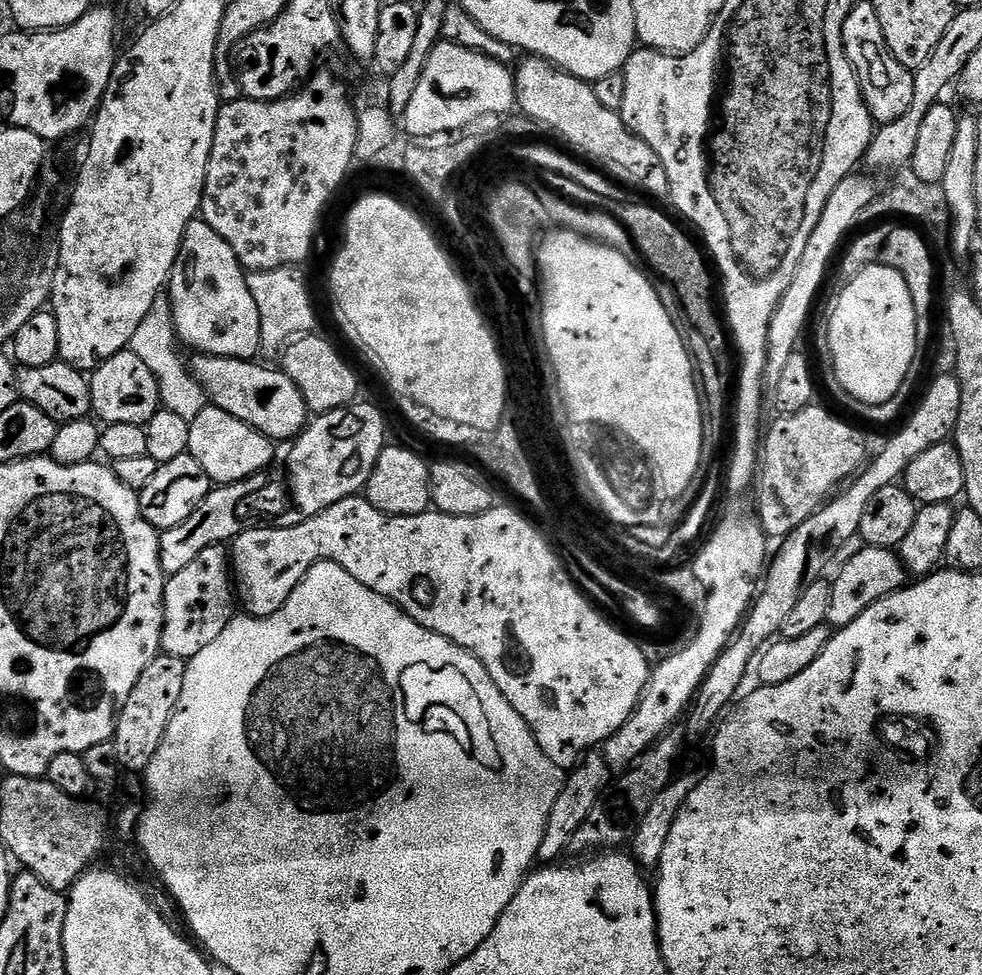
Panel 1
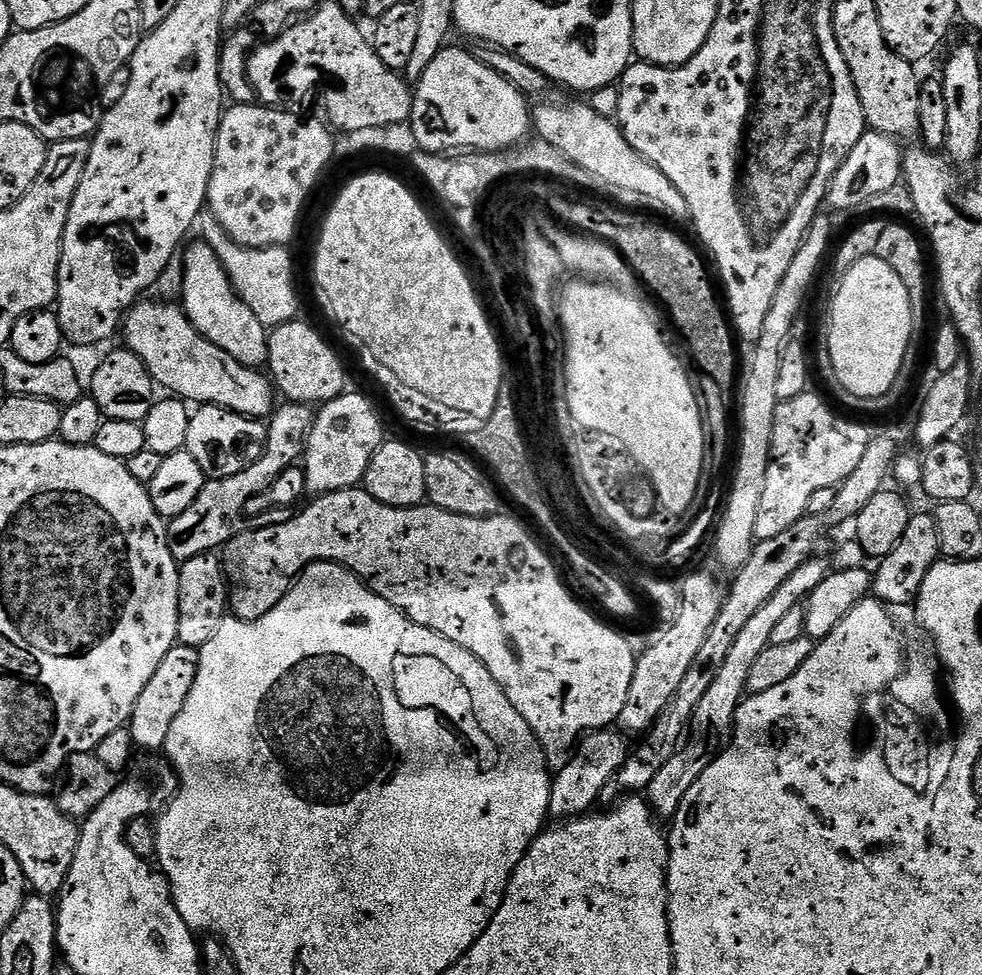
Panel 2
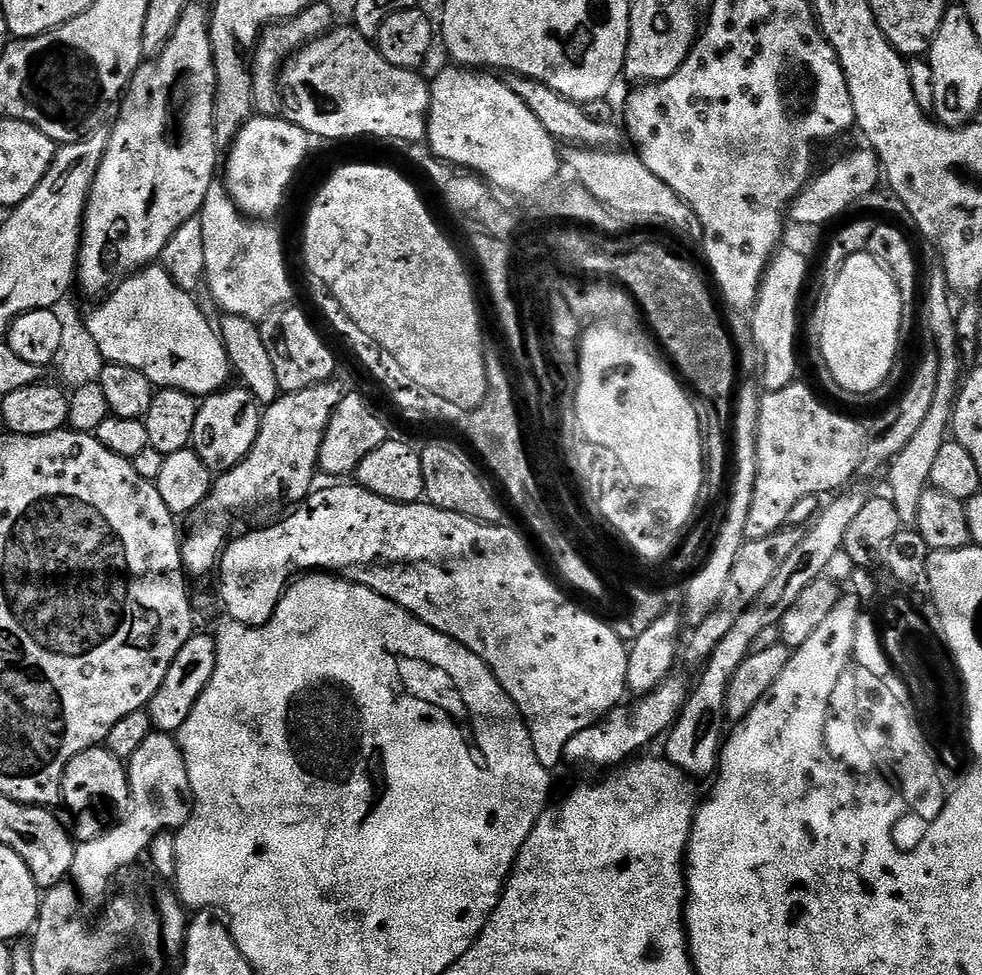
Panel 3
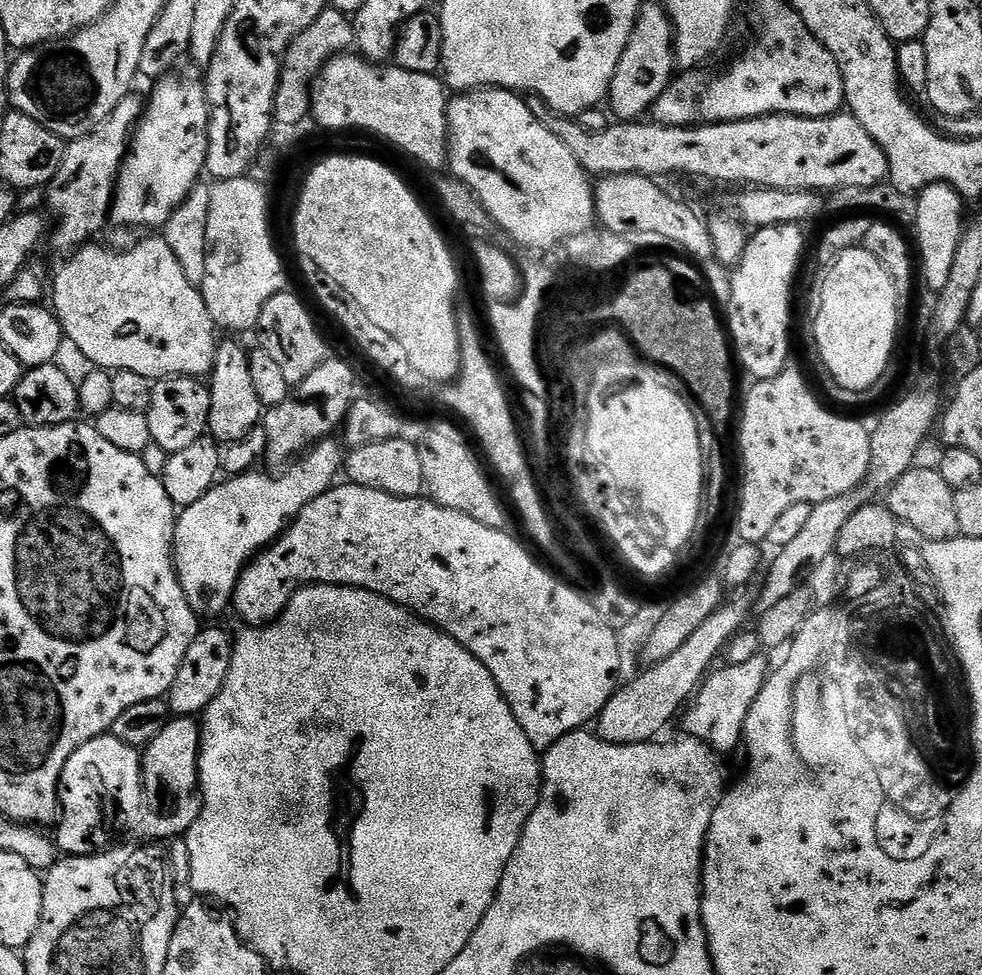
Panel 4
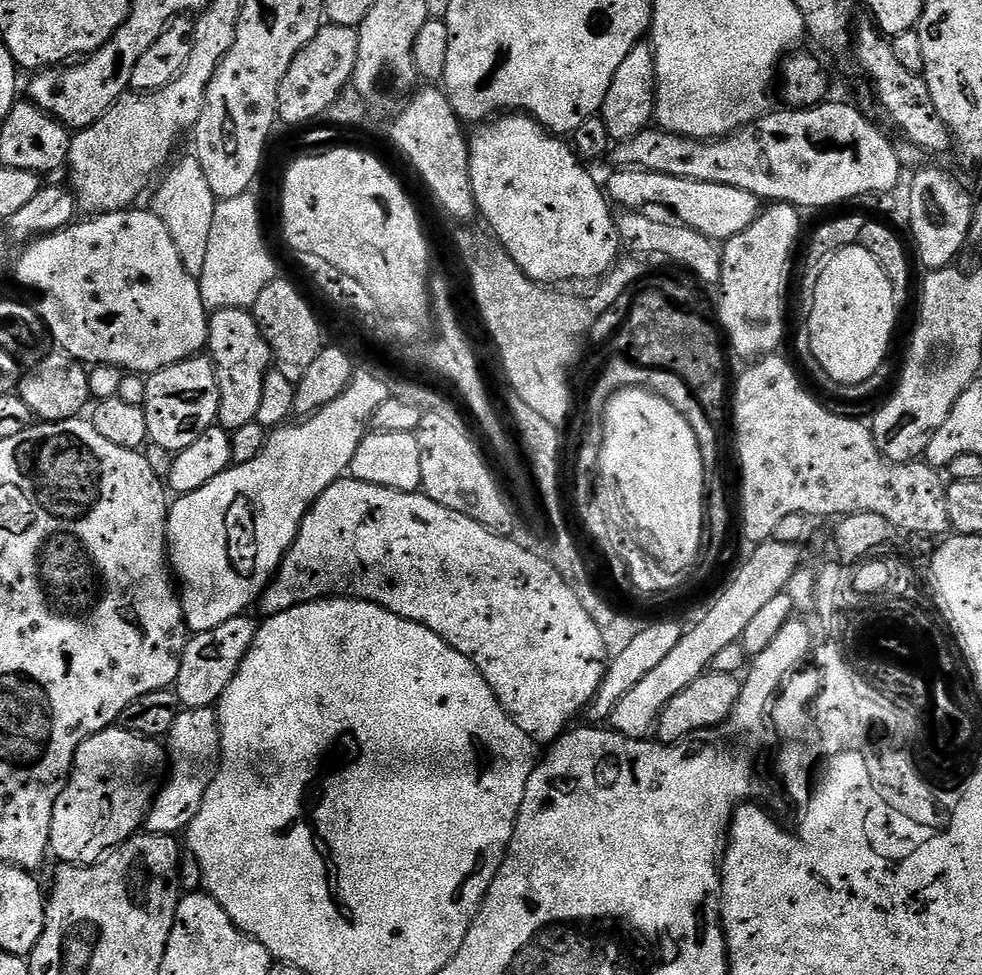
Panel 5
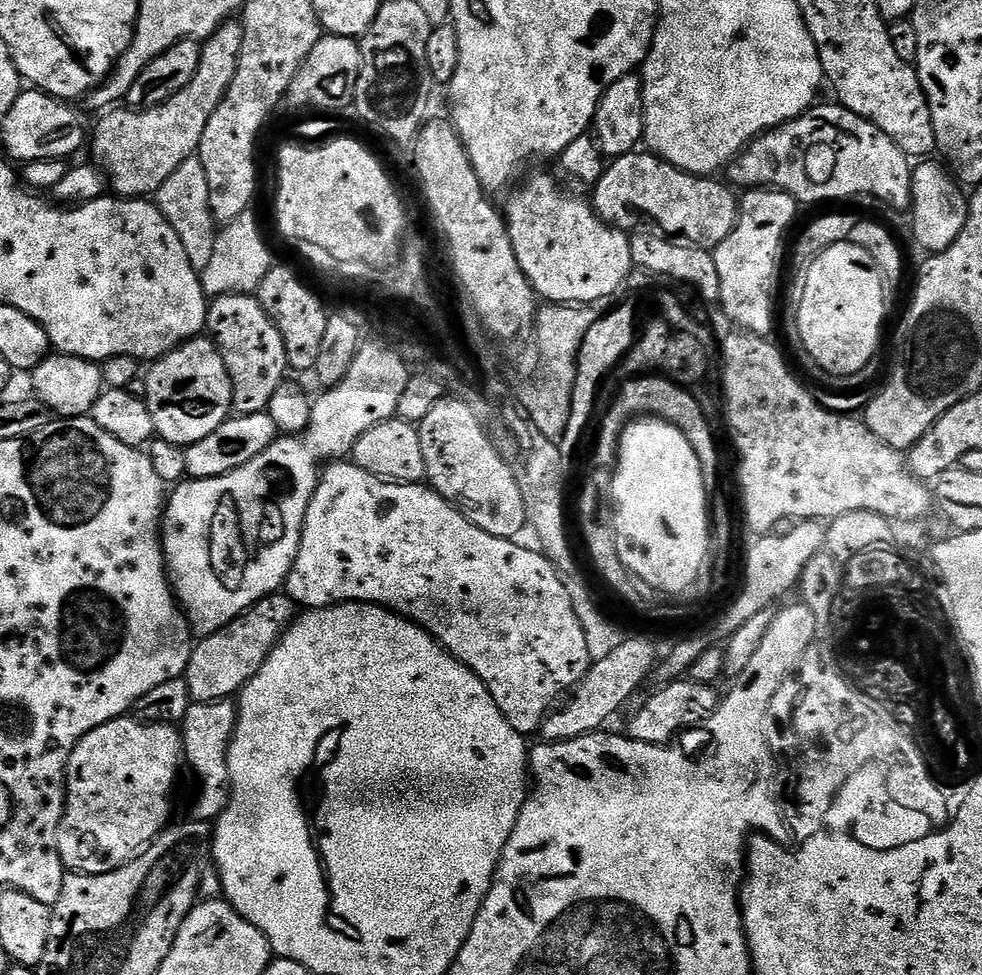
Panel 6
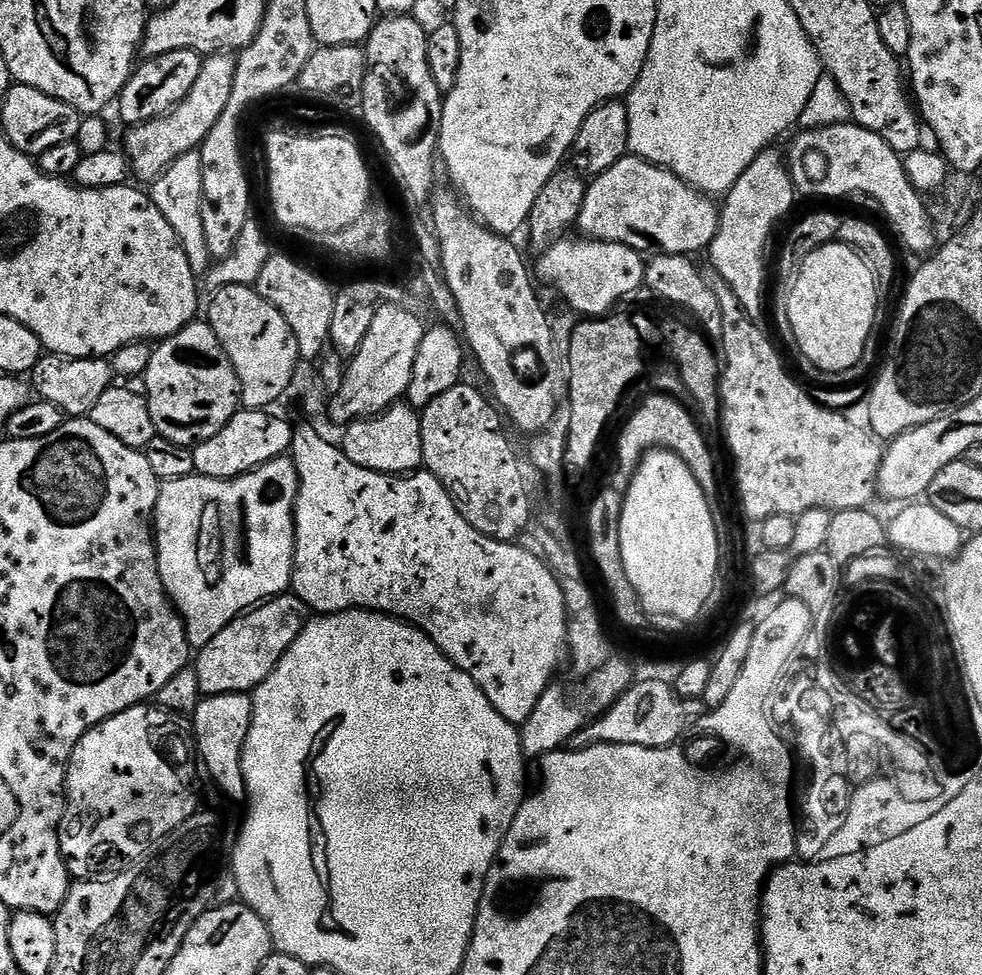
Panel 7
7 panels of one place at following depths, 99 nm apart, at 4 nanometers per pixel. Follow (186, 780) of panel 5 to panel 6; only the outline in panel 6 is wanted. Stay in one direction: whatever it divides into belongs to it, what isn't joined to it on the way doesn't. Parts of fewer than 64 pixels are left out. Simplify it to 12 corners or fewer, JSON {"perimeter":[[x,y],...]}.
{"perimeter":[[231,699],[193,703],[182,721],[184,760],[200,779],[193,820],[228,805]]}

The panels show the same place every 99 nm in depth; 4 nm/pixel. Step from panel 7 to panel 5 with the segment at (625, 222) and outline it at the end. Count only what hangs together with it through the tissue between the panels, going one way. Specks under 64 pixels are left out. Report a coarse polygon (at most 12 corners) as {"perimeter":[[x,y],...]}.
{"perimeter":[[620,168],[613,205],[665,208],[713,242],[742,234],[761,200],[734,186]]}

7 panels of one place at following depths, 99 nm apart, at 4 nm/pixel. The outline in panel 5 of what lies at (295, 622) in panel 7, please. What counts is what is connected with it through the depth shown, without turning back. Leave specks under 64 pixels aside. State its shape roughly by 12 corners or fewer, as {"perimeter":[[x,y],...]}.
{"perimeter":[[248,614],[184,645],[174,685],[184,708],[211,708],[256,637]]}

